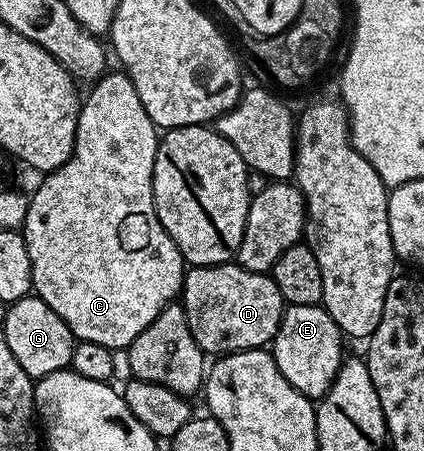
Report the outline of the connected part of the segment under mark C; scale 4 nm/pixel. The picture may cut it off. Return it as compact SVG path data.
M108 71L92 86L93 89L86 93L80 102L80 114L78 115L78 127L74 139L74 151L62 167L58 167L53 173L47 174L44 181L33 192L28 199L28 210L26 211L26 223L22 230L26 251L30 251L30 267L32 268L32 288L35 296L42 298L46 304L70 327L73 337L77 341L89 341L90 343L102 343L102 347L113 351L127 350L154 319L166 308L173 304L181 296L184 288L184 275L186 262L180 254L180 248L170 239L168 232L162 227L162 223L156 214L156 204L152 194L152 176L154 175L154 159L156 158L156 147L158 144L158 127L146 115L146 107L142 107L142 99L138 99L138 91L134 91L134 83L123 71Z

